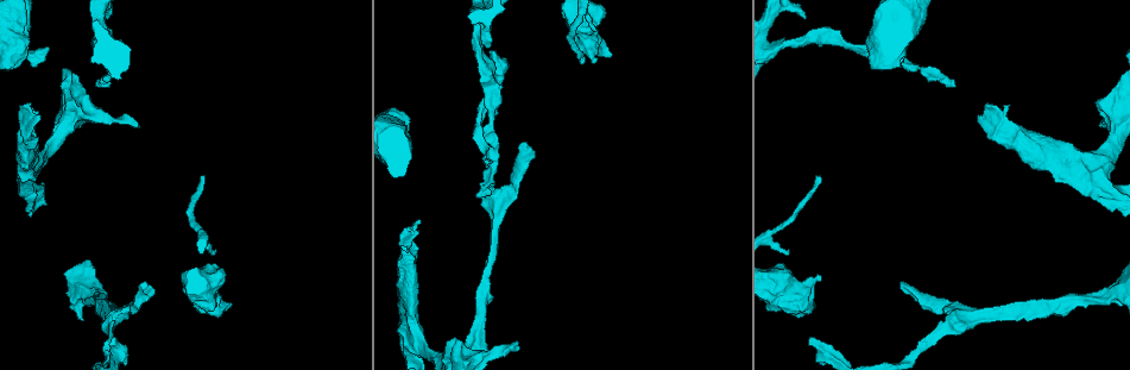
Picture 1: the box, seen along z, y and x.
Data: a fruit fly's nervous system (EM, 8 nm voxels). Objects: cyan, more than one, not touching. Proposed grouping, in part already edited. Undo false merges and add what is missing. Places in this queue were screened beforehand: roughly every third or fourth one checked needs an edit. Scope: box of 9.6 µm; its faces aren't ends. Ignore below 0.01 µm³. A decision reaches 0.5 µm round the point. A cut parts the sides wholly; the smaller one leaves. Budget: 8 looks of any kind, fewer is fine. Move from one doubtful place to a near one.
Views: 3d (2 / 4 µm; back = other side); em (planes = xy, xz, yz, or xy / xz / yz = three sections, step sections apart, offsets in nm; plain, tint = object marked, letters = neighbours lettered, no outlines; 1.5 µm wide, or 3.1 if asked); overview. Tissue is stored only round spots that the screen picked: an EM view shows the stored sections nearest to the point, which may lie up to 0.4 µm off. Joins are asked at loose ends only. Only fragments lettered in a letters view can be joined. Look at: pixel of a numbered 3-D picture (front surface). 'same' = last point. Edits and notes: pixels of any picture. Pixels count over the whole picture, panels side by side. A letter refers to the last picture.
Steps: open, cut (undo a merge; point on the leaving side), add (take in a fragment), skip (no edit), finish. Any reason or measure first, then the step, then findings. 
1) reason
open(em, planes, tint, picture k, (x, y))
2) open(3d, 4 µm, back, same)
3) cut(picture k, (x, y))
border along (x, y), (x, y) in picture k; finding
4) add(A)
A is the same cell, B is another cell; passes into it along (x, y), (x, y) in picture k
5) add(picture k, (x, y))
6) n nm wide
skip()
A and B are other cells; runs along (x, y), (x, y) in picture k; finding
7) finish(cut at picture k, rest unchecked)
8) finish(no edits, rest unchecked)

thin end
open(em, planes, letters, picture 1, (583, 61))

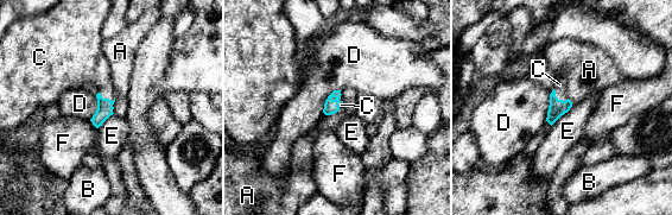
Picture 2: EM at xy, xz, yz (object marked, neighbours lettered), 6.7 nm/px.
110 nm wide; E touches over 220 nm
add(C)
C is the same cell, A, B, D, E and F are other cells; it goes on there

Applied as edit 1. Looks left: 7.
an open end
open(3d, 4 µm, picture 1, (818, 275))

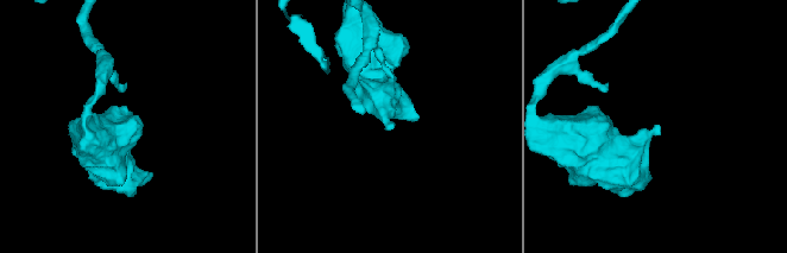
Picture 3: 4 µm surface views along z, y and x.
shape alone is not enough
open(em, yz, step 4, letters, picture 3, (659, 125))

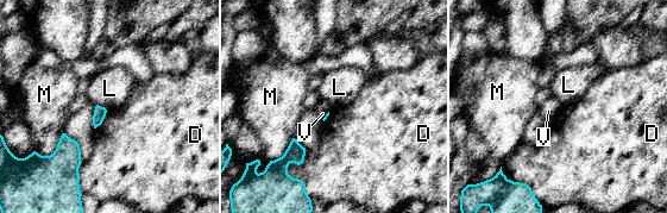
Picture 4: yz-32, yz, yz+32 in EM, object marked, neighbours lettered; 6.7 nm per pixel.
skip()
D, L, M and V are other cells; border along (96, 104), (106, 110) in picture 4; none of them fits

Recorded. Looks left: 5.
free end
open(em, xz, step 8, tint, picture 1, (526, 145))

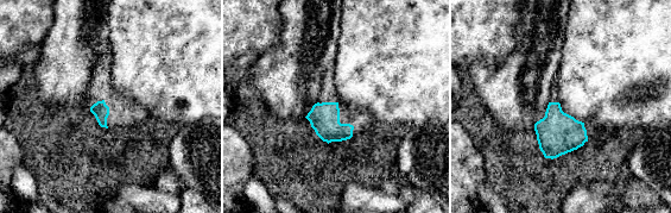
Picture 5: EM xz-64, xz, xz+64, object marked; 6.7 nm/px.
cut it another way
open(em, planes, letters, same)

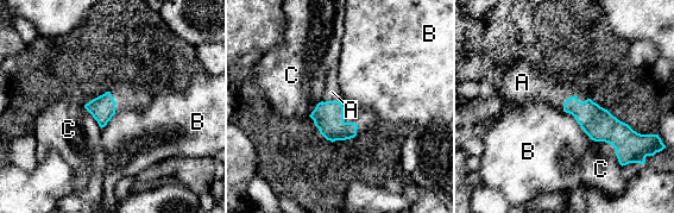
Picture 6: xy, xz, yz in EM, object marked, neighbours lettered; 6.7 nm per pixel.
add(A)
A is the same cell, B and C are other cells; the neuron continues

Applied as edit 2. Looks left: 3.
finish(add at picture 2, add at picture 6, rest unchecked)

